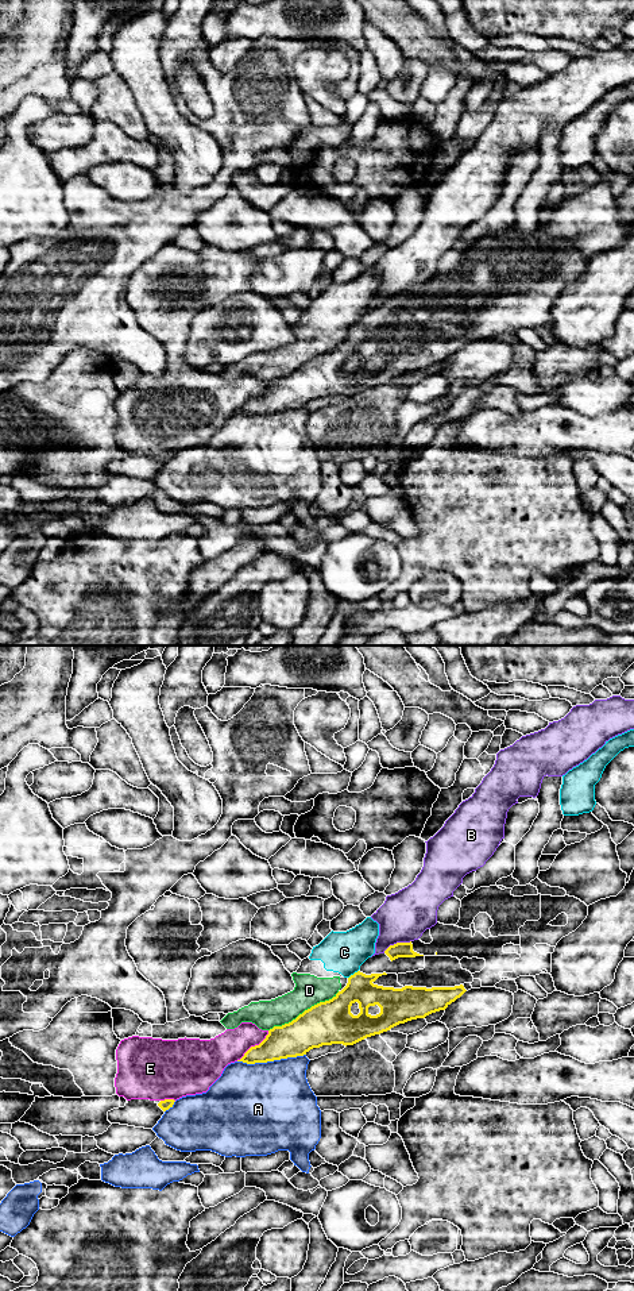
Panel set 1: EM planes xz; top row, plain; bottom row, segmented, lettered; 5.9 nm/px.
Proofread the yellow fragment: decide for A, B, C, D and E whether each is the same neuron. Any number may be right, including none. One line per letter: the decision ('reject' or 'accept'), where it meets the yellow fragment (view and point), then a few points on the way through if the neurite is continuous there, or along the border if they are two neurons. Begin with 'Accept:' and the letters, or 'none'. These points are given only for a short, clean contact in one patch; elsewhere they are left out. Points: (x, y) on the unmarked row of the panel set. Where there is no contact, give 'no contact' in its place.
Accept: none
A: reject | xz (271, 412)
B: reject | xz (397, 295)
C: reject | xz (354, 326)
D: reject | xz (305, 362)
E: reject | xz (255, 397)

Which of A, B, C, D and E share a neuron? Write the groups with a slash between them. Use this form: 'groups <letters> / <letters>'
groups A / B / C D / E

